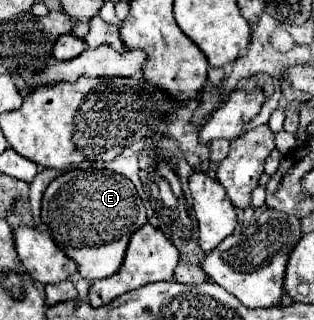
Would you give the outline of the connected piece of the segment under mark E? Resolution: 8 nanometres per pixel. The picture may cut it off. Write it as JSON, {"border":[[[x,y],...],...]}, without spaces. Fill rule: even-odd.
{"border":[[[70,170],[48,184],[42,198],[42,222],[56,246],[76,262],[78,274],[100,280],[120,268],[132,232],[146,224],[146,210],[126,176],[110,170]]]}

